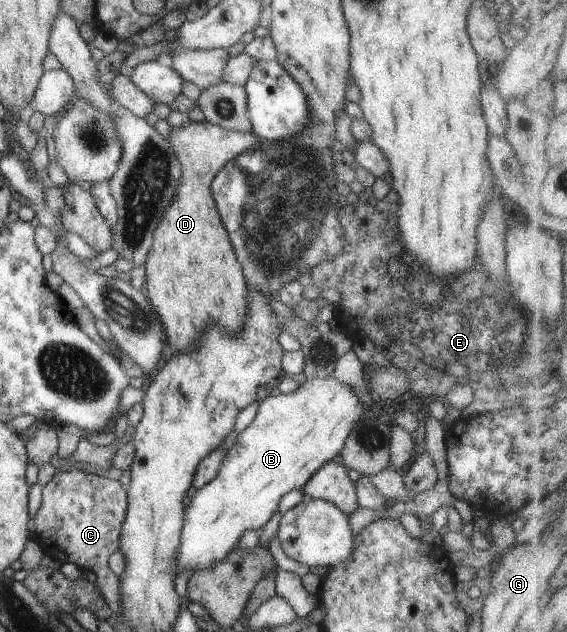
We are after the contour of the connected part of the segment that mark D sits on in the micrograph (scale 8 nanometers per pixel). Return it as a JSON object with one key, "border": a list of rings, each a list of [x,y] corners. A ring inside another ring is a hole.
{"border":[[[189,120],[182,127],[171,127],[170,134],[165,138],[181,164],[181,180],[175,198],[167,206],[163,218],[159,220],[155,229],[153,242],[146,258],[144,291],[163,322],[165,340],[170,342],[176,353],[185,348],[192,348],[193,344],[198,343],[203,330],[209,326],[221,326],[227,328],[227,332],[239,332],[243,328],[243,322],[247,320],[247,278],[243,276],[243,269],[235,256],[227,229],[218,213],[211,183],[224,164],[233,160],[235,156],[243,154],[245,150],[257,148],[262,140],[252,132],[225,130],[206,120],[199,122]]]}

